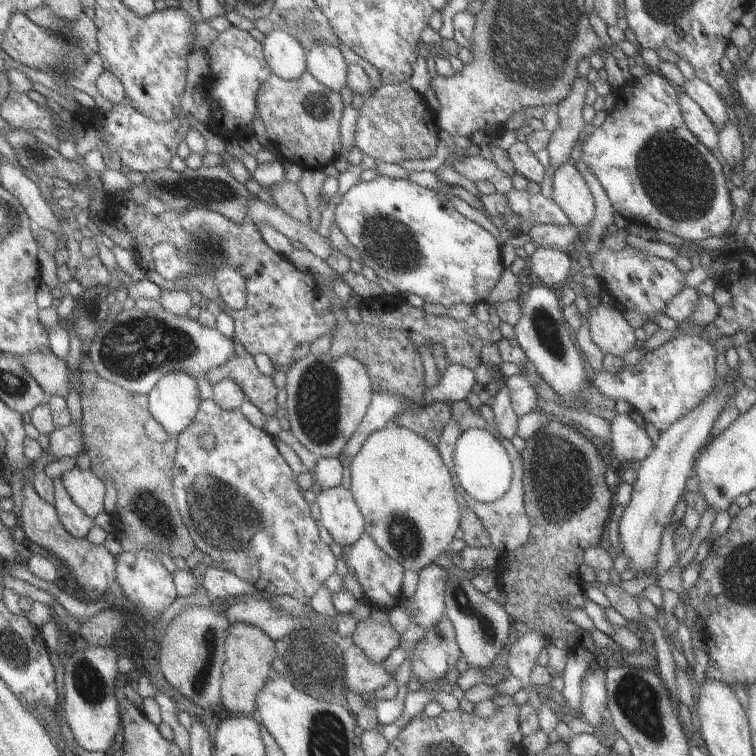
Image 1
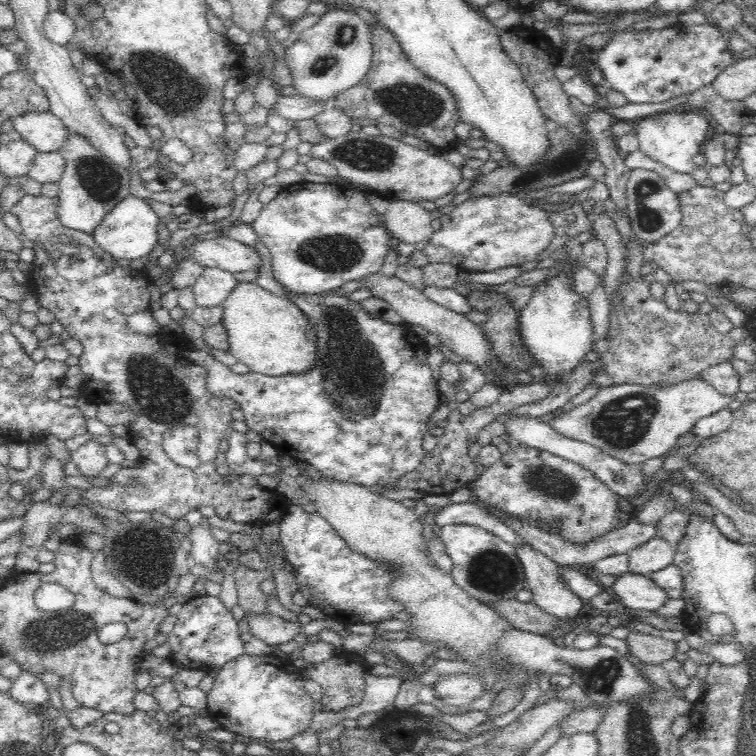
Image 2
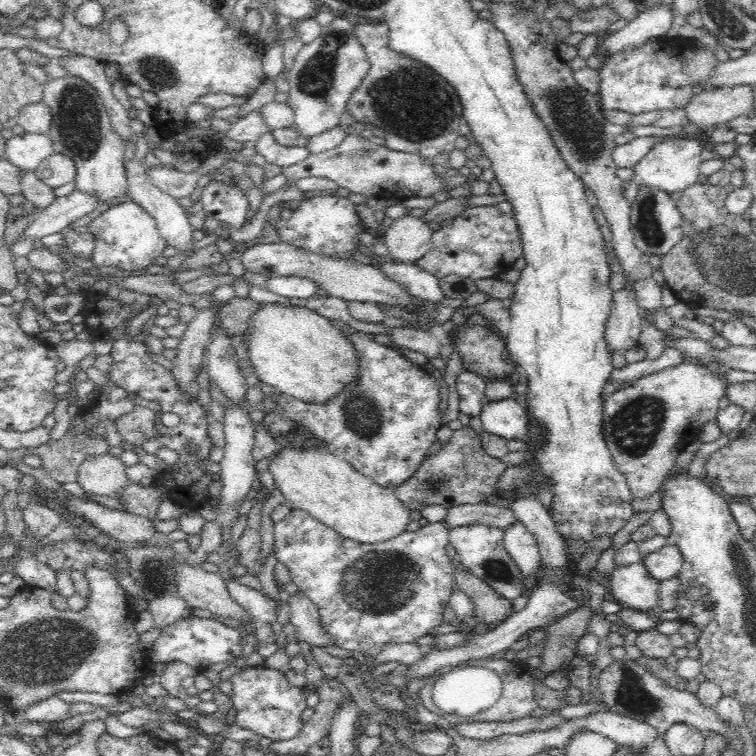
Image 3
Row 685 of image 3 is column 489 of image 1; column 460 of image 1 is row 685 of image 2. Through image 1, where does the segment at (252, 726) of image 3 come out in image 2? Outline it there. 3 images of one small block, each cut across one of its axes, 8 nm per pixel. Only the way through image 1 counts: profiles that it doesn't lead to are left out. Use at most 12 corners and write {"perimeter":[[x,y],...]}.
{"perimeter":[[274,654],[228,661],[207,694],[236,735],[290,740],[315,714],[302,670]]}

